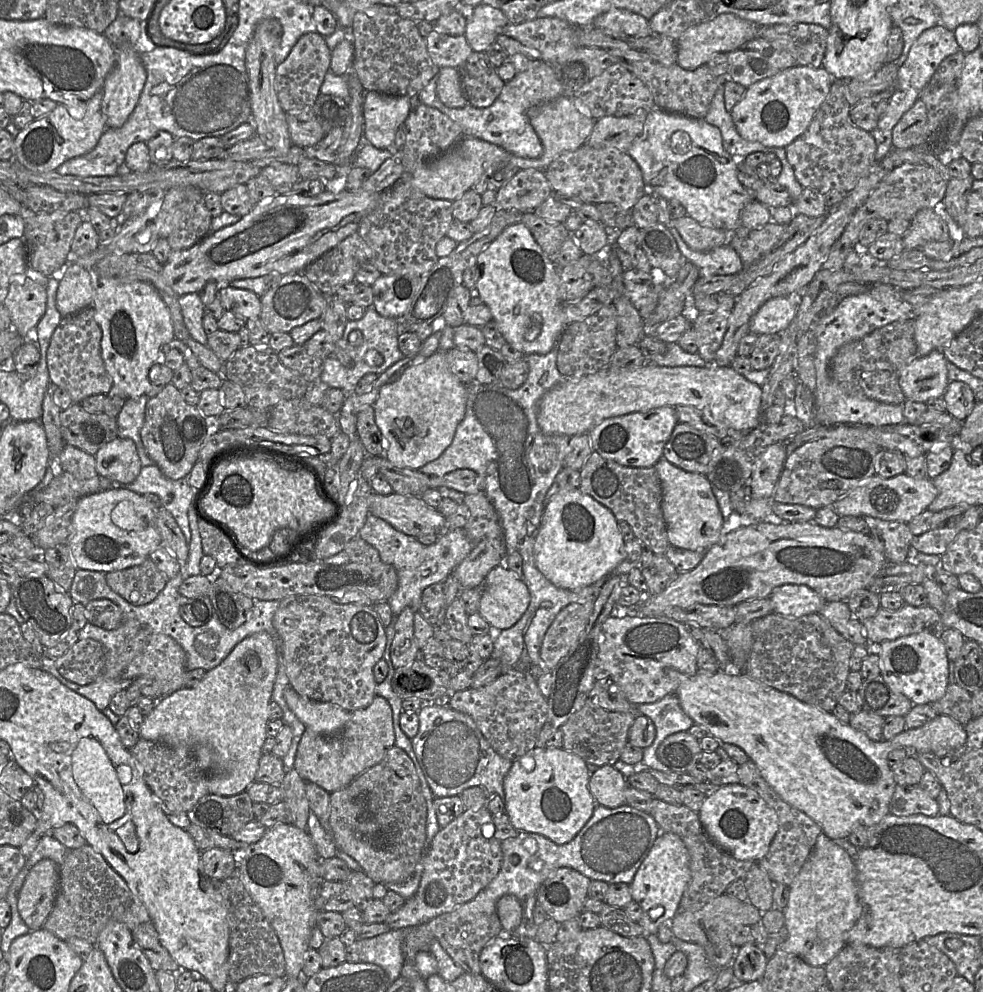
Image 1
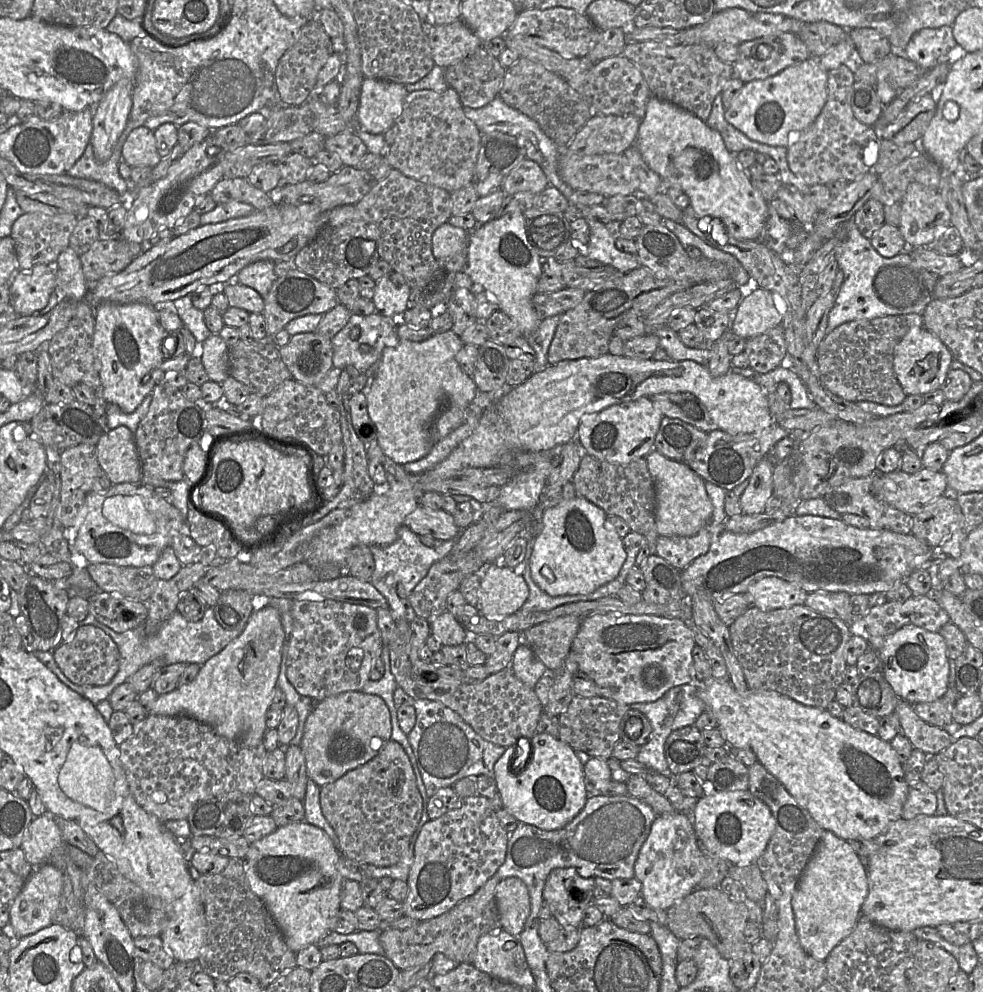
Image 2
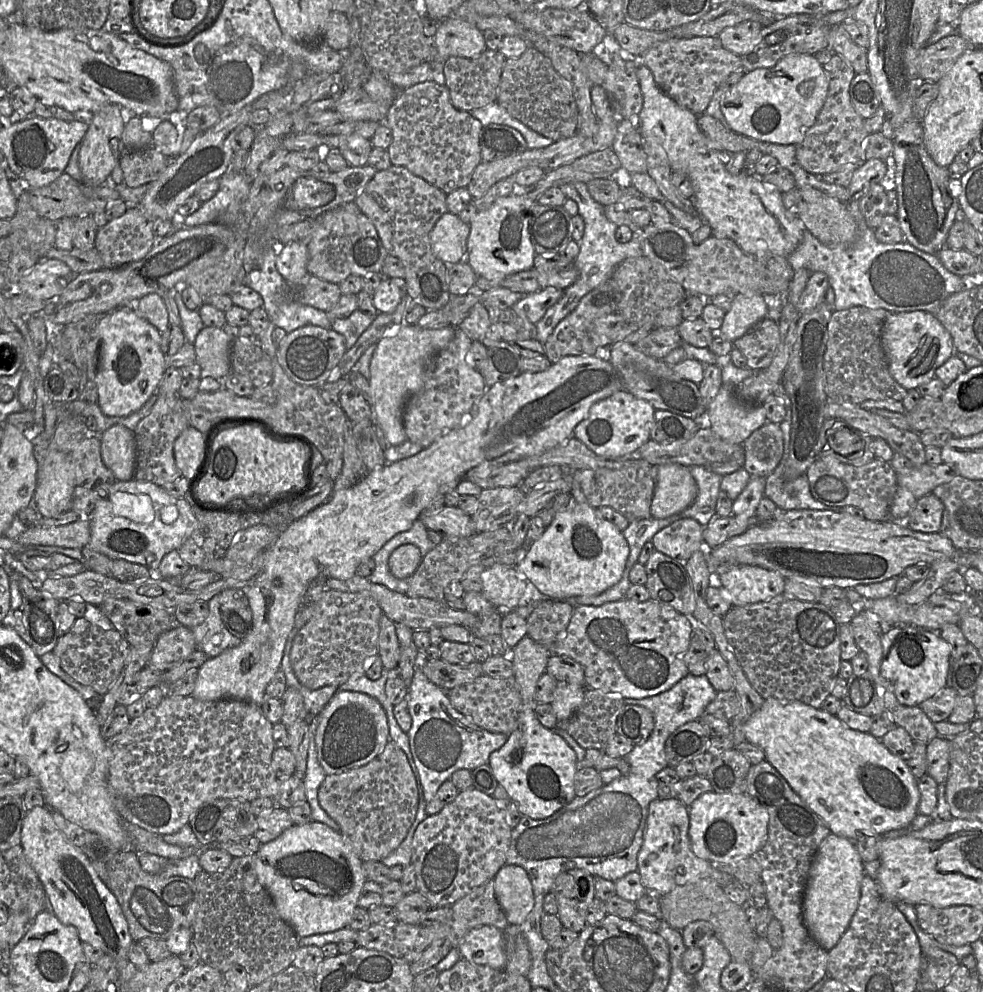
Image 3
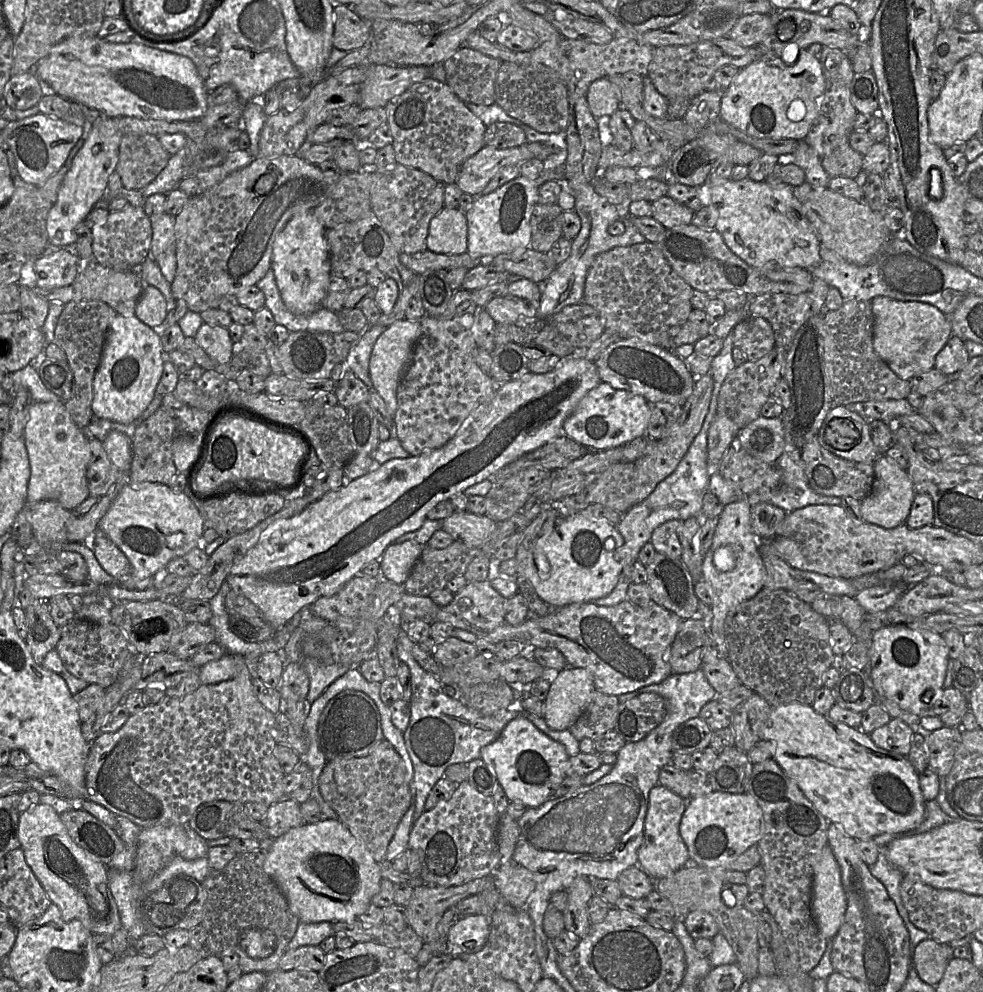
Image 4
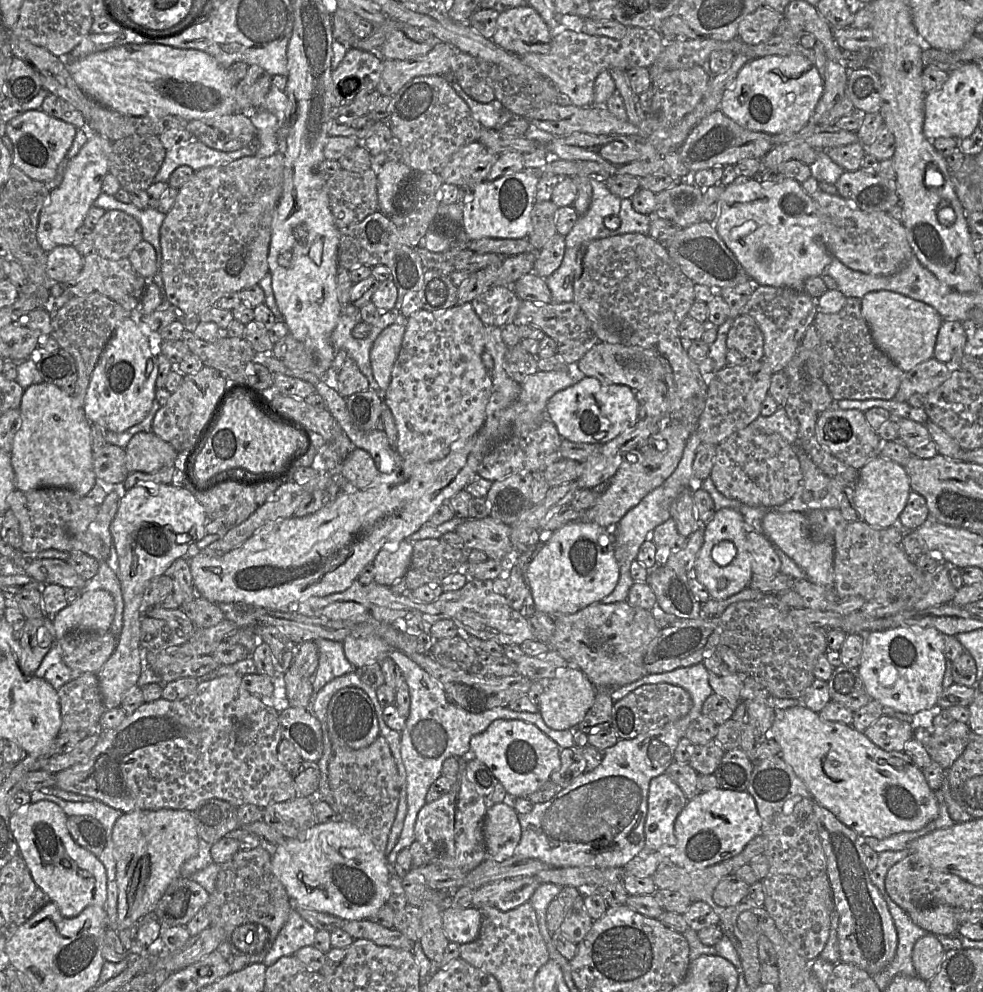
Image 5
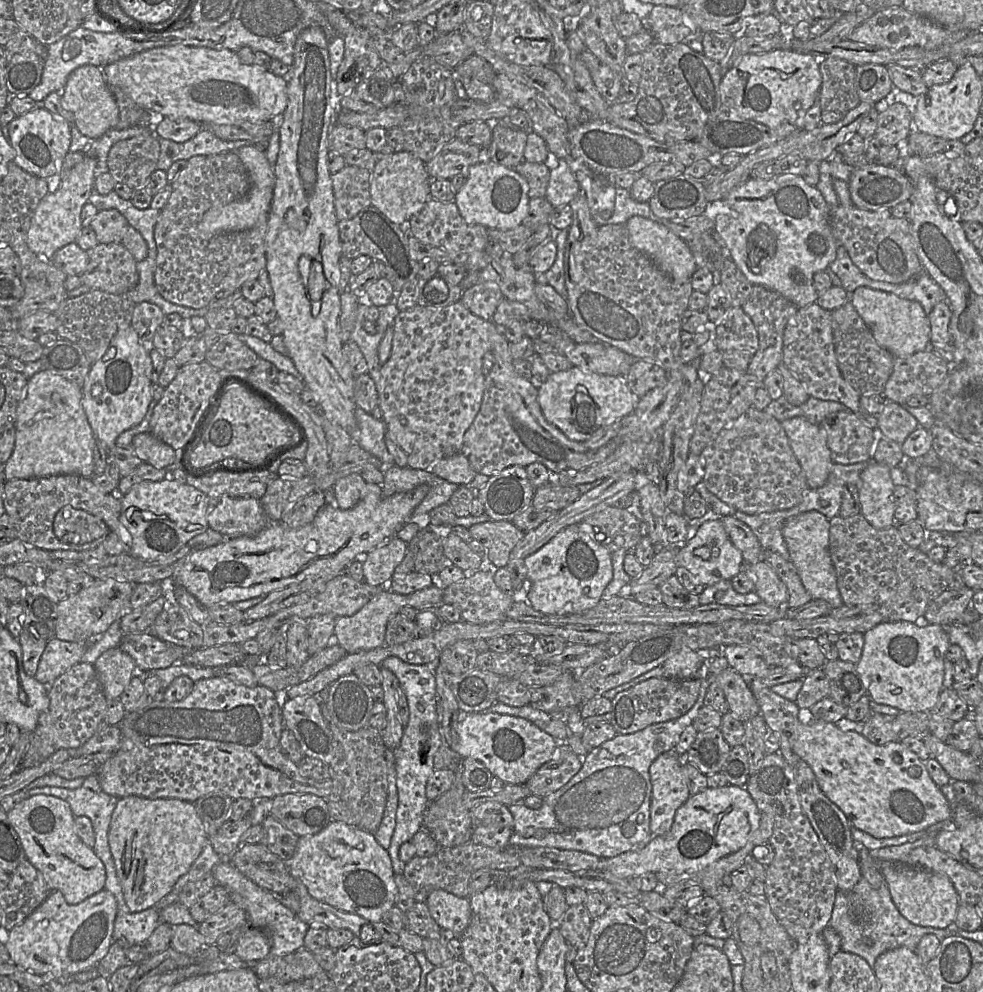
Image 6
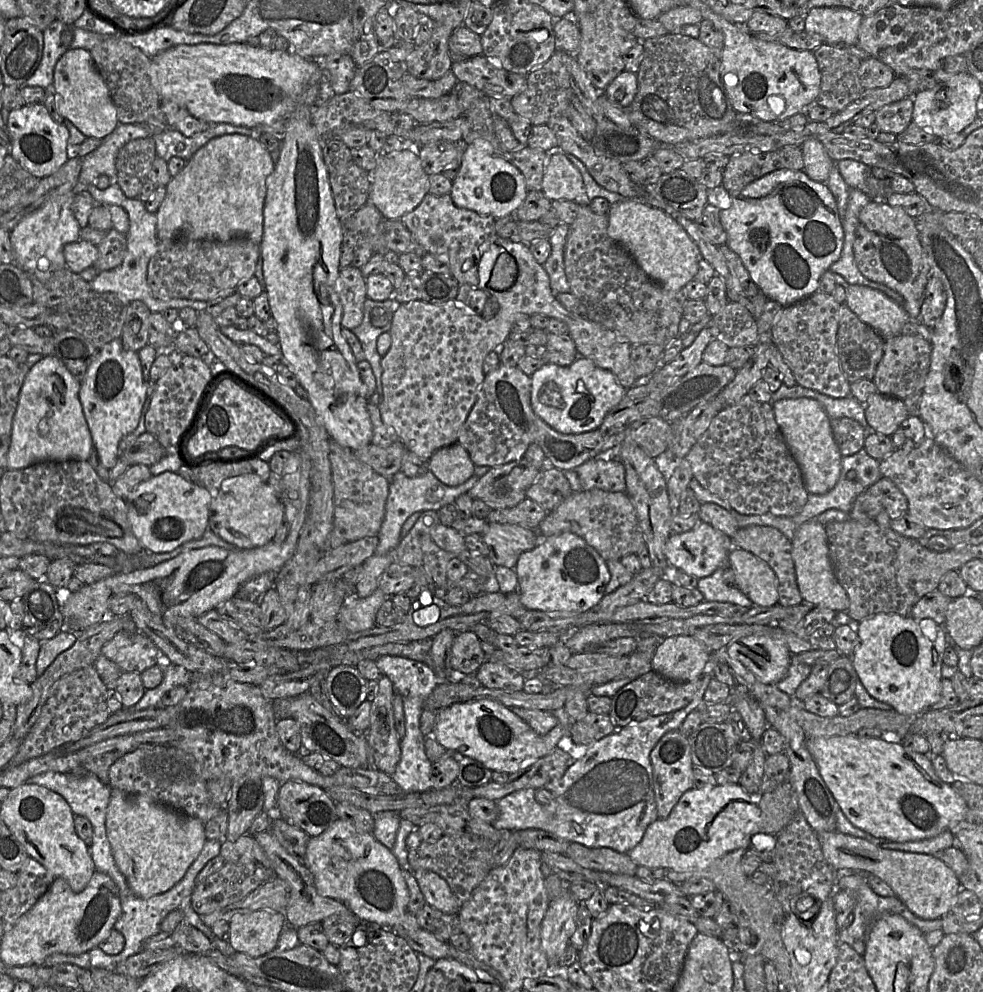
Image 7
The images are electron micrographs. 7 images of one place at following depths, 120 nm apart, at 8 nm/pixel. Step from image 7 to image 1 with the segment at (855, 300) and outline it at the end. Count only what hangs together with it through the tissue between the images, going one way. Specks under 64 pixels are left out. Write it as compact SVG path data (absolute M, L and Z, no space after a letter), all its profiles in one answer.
M934 350L907 364L899 377L906 399L927 403L930 399L943 397L949 383L947 362L943 351Z

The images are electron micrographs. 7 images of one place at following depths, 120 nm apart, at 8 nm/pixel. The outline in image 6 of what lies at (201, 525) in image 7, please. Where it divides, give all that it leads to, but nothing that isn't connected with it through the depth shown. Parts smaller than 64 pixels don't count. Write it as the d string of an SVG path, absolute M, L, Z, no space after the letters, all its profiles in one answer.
M176 480L144 481L134 485L121 498L121 515L119 532L123 542L129 546L129 553L143 560L154 560L178 552L193 537L204 533L208 528L207 517L210 501L207 495L195 487Z

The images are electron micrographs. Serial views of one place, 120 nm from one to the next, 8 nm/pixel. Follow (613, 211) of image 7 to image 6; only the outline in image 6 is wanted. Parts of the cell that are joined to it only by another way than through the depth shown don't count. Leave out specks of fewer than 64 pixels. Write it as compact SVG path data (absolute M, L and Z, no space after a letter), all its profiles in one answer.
M641 216L631 217L625 224L634 247L651 258L660 270L678 283L689 281L697 265L688 244L662 223Z

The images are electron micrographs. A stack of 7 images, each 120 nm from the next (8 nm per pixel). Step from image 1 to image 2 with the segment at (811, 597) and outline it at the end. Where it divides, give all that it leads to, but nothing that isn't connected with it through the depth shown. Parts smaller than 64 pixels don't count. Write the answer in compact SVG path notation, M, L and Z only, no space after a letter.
M765 577L751 584L746 592L750 607L763 611L804 605L808 595L798 584L777 577Z

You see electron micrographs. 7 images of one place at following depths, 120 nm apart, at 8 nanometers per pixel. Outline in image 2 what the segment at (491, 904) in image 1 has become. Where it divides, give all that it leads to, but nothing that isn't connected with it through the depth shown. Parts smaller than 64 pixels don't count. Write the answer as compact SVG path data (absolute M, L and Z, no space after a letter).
M492 876L474 894L463 899L447 912L419 922L417 925L400 929L382 929L379 942L394 965L401 971L432 961L436 953L442 953L457 963L473 963L479 938L501 929L495 900L495 888L499 882Z

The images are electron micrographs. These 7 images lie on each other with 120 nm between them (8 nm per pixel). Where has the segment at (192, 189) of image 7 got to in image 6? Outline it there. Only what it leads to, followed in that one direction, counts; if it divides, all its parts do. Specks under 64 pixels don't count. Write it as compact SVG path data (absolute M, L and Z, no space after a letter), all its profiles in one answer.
M252 145L237 148L233 152L244 165L250 180L250 188L247 194L240 200L224 206L212 207L202 217L199 223L199 231L202 234L220 234L229 232L240 232L251 229L256 225L260 215L269 212L272 201L275 175L265 154Z

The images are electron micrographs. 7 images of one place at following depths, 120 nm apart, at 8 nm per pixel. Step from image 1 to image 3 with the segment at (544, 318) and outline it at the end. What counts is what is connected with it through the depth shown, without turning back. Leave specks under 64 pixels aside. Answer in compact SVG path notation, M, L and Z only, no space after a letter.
M512 193L497 199L487 210L478 211L472 219L467 241L465 260L472 267L477 276L489 280L503 280L506 276L533 268L536 252L530 239L530 225L532 219L533 201L522 195Z

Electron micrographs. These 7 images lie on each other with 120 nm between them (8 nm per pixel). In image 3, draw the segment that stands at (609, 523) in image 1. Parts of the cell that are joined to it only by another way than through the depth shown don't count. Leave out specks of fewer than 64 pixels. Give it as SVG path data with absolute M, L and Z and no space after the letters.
M578 503L558 512L543 535L526 556L515 565L516 571L552 600L601 594L617 584L623 575L629 546L614 524L601 518L596 509Z

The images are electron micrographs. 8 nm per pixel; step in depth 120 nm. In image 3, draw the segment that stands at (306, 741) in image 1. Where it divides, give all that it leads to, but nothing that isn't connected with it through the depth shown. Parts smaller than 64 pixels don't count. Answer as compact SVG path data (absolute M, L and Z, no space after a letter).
M341 691L319 714L315 733L317 757L326 775L340 774L373 760L389 741L387 716L380 703L364 693Z

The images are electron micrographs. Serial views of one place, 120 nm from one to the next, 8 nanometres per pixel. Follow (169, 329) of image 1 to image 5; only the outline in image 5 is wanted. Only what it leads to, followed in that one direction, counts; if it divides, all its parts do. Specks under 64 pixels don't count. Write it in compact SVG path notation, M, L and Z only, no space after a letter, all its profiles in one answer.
M132 313L130 318L122 321L107 342L90 378L87 388L84 413L93 425L98 425L106 431L121 433L140 423L150 411L155 399L158 363L151 353L149 332L140 321L141 313Z

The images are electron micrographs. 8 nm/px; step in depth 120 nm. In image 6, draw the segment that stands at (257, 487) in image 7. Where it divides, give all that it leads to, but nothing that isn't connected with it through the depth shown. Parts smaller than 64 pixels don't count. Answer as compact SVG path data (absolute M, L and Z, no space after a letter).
M222 496L221 499L218 501L218 503L212 508L212 510L209 512L208 517L207 517L207 523L208 527L221 533L226 539L231 539L231 538L237 538L241 536L253 536L270 526L271 524L280 524L280 523L271 523L266 516L265 512L262 509L260 500L250 498L250 497L230 497L230 496Z

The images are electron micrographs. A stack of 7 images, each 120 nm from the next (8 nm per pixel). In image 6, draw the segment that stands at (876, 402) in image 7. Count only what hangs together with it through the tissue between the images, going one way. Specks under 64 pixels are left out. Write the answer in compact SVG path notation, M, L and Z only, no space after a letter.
M892 401L885 402L876 419L878 436L893 440L899 445L919 426L912 414L902 405Z

